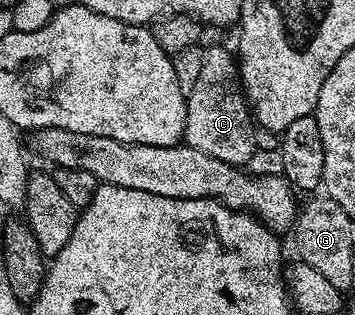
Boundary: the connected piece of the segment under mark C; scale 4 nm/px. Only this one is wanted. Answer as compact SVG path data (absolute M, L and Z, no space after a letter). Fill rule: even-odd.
M211 48L204 54L194 78L193 90L185 96L187 113L182 139L189 147L201 150L201 154L242 165L257 149L257 128L243 91L236 57L223 48Z

